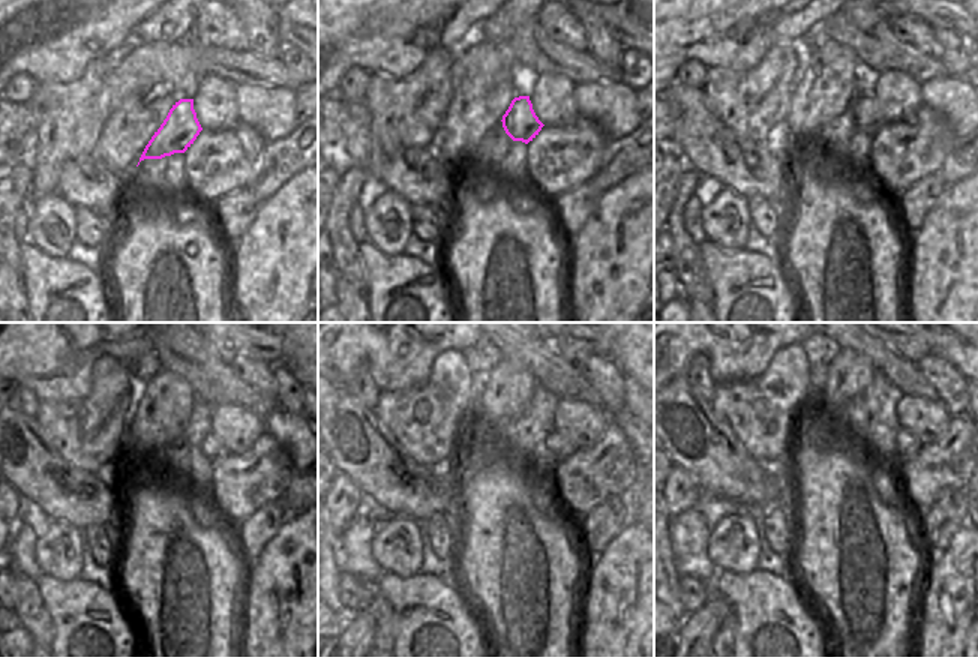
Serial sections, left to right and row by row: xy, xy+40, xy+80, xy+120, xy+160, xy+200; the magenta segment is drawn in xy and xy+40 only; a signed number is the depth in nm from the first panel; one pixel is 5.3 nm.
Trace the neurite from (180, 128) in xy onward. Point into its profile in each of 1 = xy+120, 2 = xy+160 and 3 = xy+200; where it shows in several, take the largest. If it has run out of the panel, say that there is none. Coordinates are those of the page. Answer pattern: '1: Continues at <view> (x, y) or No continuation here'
1: Continues at xy+120 (212, 447)
2: Continues at xy+160 (558, 443)
3: Continues at xy+200 (906, 444).

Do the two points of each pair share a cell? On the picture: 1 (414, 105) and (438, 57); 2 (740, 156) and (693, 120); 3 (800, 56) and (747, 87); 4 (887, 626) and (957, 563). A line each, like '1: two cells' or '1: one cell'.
1: one cell
2: one cell
3: one cell
4: two cells

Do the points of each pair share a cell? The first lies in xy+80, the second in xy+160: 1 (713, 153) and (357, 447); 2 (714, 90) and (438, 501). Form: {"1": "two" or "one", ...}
{"1": "one", "2": "two"}

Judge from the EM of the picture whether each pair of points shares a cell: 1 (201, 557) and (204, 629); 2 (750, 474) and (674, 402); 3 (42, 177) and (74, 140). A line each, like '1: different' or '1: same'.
1: same
2: same
3: same

